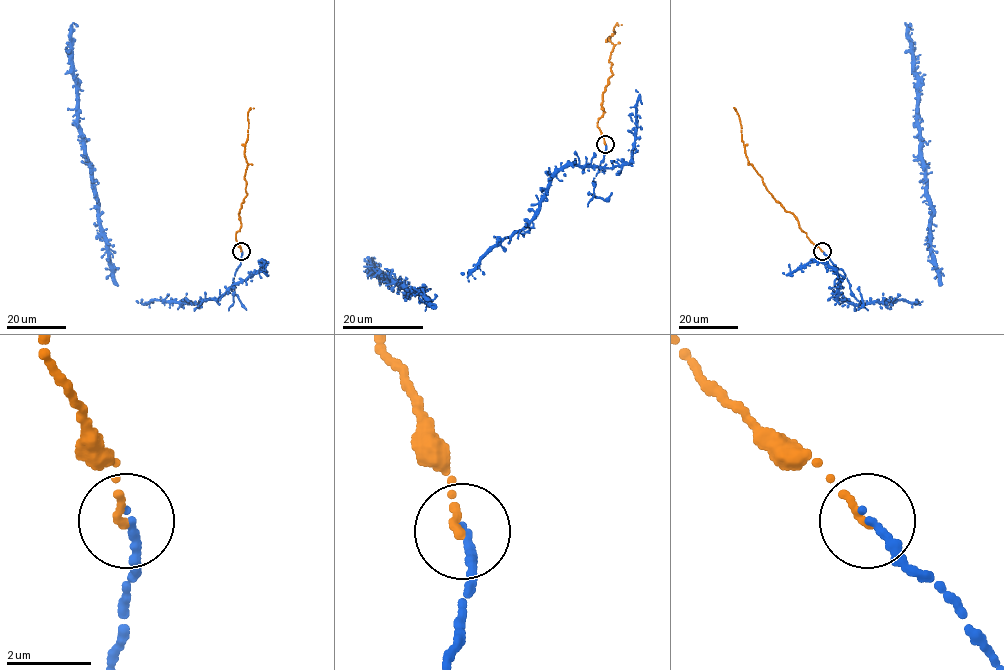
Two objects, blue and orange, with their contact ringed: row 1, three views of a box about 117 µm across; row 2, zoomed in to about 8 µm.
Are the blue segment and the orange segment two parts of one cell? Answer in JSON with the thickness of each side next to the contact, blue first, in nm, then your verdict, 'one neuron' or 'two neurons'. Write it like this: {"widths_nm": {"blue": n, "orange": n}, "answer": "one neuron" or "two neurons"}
{"widths_nm": {"blue": 200, "orange": 190}, "answer": "one neuron"}

